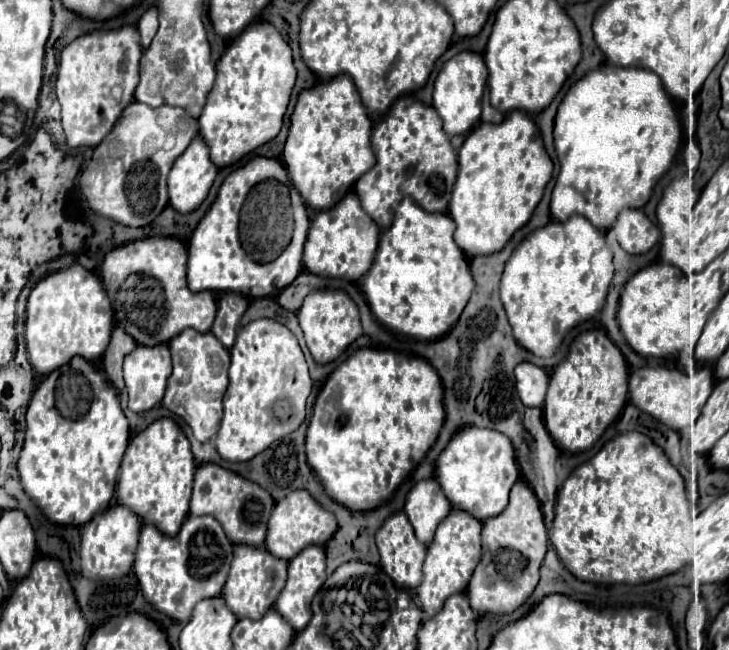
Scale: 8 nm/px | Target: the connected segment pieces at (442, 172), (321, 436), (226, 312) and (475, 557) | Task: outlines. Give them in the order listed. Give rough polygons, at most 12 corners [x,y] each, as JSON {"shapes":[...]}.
{"shapes":[[[397,98],[355,182],[381,228],[411,196],[447,212],[457,154],[433,106]],[[357,348],[323,384],[307,460],[377,508],[443,424],[419,356]],[[221,292],[211,332],[233,346],[237,324],[249,300]],[[453,508],[427,546],[423,616],[467,590],[481,522]]]}

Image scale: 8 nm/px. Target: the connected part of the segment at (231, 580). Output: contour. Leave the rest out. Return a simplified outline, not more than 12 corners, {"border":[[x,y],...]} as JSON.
{"border":[[235,544],[221,596],[257,620],[285,586],[289,562]]}

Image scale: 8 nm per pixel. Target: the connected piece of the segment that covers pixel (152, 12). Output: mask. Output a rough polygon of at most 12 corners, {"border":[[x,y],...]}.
{"border":[[147,8],[139,18],[137,28],[143,48],[157,34],[157,8]]}

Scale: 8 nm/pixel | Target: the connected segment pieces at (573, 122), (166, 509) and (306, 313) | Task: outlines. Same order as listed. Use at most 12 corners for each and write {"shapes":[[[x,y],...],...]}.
{"shapes":[[[601,64],[553,132],[555,220],[641,208],[681,126],[661,78]],[[179,424],[131,438],[117,502],[175,536],[195,468]],[[319,288],[297,312],[315,362],[363,334],[345,290]]]}

